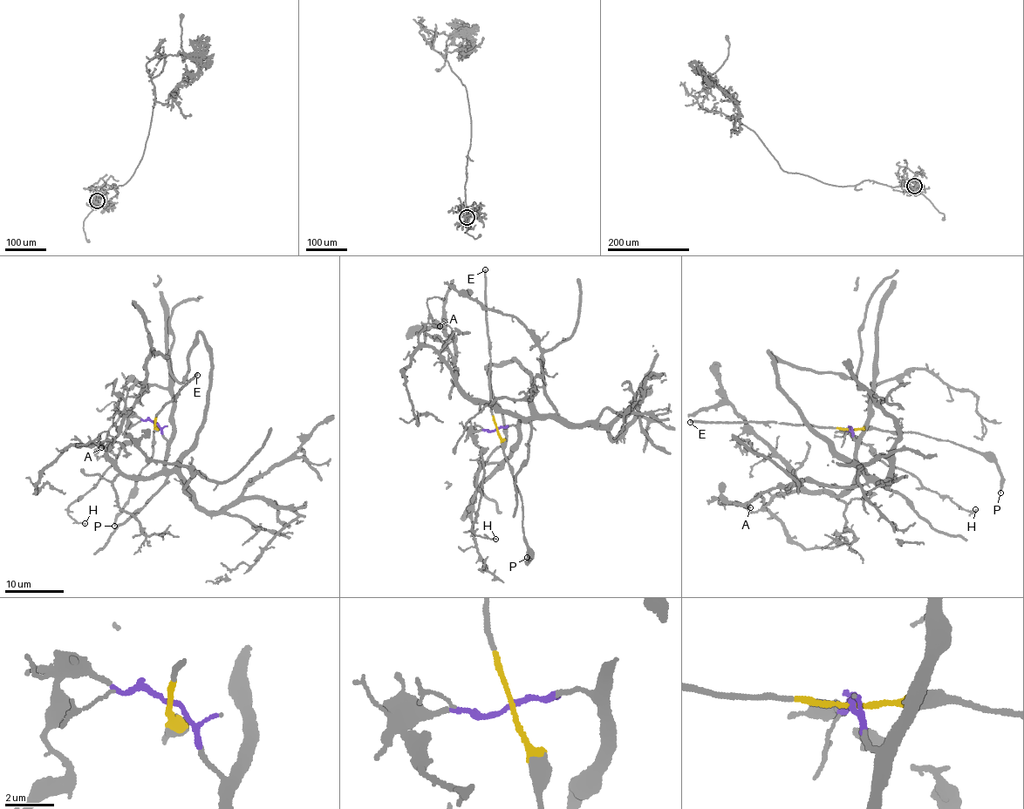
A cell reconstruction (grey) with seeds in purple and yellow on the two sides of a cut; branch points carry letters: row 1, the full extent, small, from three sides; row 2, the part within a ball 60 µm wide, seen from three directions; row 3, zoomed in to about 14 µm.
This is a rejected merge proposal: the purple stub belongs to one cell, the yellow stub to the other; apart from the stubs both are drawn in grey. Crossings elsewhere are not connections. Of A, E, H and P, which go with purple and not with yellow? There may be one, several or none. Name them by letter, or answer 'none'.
A, H

